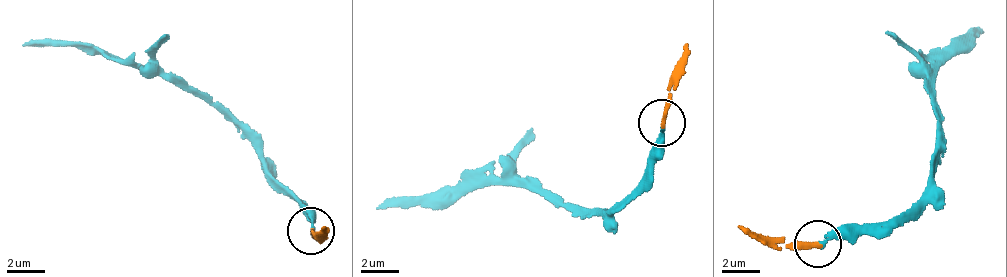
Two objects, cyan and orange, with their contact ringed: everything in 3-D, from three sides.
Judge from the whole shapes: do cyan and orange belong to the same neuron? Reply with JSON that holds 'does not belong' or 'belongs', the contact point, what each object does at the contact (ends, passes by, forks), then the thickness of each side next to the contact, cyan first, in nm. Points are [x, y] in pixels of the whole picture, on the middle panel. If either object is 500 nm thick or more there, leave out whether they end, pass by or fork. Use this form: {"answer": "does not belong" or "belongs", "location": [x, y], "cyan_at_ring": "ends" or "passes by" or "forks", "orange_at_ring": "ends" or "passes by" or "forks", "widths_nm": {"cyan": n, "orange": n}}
{"answer": "belongs", "location": [662, 123], "cyan_at_ring": "ends", "orange_at_ring": "ends", "widths_nm": {"cyan": 190, "orange": 260}}

